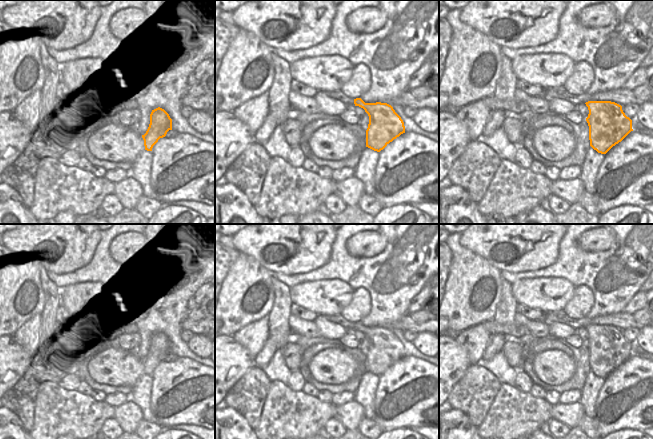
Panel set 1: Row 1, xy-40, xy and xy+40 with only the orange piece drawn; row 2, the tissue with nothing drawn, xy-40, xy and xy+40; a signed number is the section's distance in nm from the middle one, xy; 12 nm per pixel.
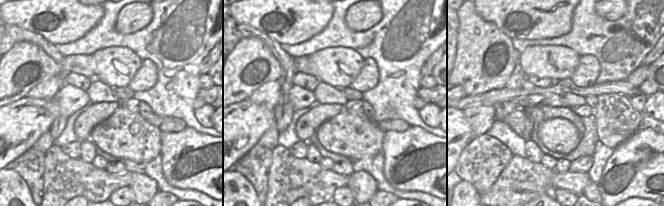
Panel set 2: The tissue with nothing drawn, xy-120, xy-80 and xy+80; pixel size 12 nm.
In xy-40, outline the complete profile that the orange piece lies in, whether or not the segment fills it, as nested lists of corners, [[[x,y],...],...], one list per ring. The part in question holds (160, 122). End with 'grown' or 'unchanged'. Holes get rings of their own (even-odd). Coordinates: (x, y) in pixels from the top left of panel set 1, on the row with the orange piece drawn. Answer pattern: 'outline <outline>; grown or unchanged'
outline [[[160,107],[152,110],[149,127],[142,135],[145,150],[152,151],[153,146],[160,138],[165,137],[169,130],[172,130],[172,119],[169,114]]]; unchanged

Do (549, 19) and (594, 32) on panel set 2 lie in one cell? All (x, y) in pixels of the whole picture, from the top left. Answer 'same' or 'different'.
different

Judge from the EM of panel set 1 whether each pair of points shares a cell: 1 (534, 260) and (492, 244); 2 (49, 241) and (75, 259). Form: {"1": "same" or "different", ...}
{"1": "same", "2": "same"}

